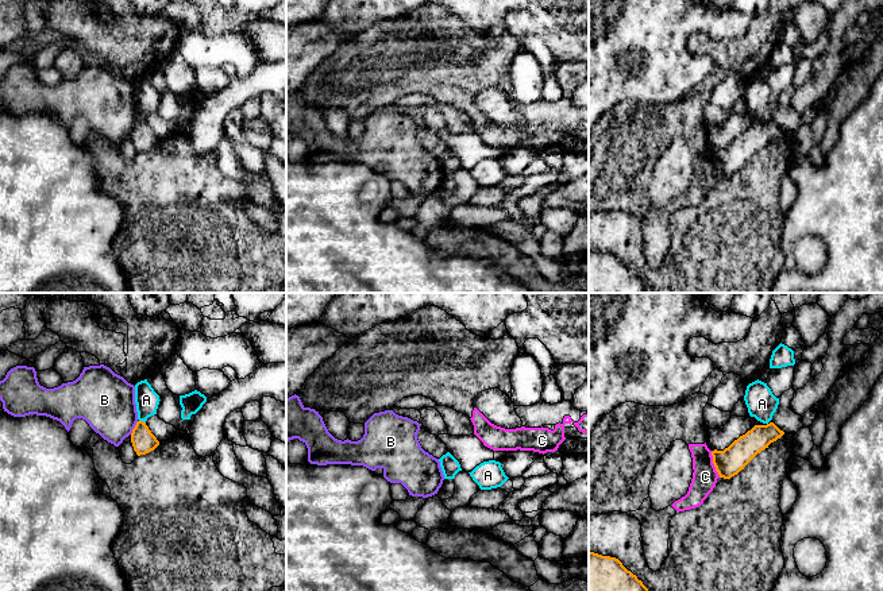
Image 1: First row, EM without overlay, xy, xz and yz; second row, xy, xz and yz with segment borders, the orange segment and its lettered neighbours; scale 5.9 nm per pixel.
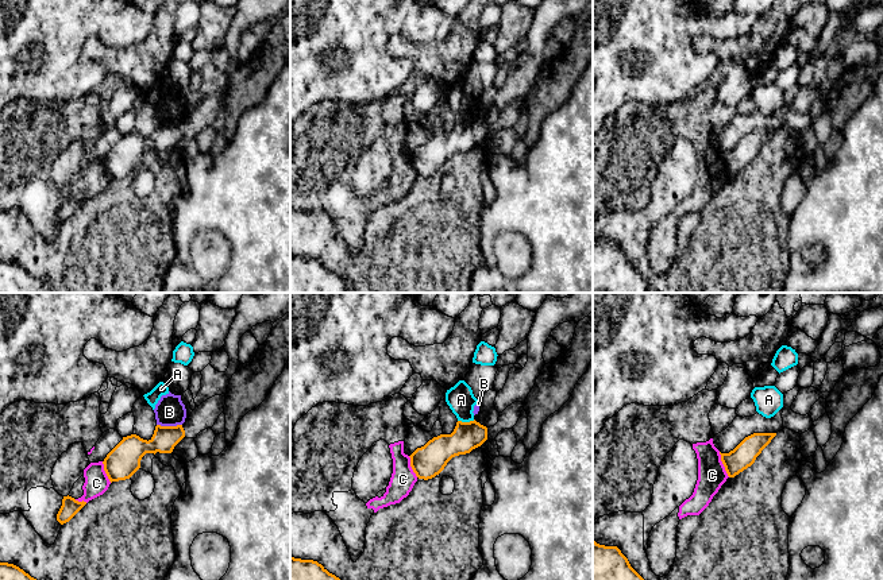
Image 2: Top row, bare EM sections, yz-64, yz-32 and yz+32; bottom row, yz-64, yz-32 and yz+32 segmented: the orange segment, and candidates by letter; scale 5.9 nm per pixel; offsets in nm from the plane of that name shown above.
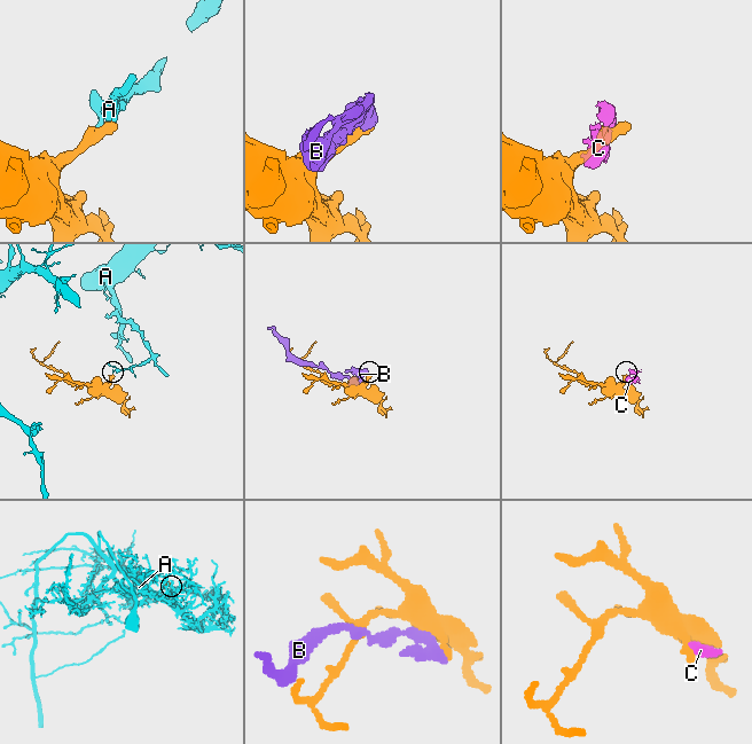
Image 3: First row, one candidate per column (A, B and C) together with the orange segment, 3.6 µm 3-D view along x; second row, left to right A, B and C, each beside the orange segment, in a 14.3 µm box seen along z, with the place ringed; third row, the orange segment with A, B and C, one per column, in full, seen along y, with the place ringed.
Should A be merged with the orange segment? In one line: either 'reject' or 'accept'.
reject

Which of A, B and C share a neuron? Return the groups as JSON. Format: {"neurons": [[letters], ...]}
{"neurons": [["A"], ["B"], ["C"]]}

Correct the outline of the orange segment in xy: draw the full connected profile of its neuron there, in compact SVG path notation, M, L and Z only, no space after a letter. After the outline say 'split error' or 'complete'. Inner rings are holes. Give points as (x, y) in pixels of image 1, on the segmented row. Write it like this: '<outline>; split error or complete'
M138 421L132 429L131 443L138 456L146 455L159 445L159 441L143 421Z; complete

